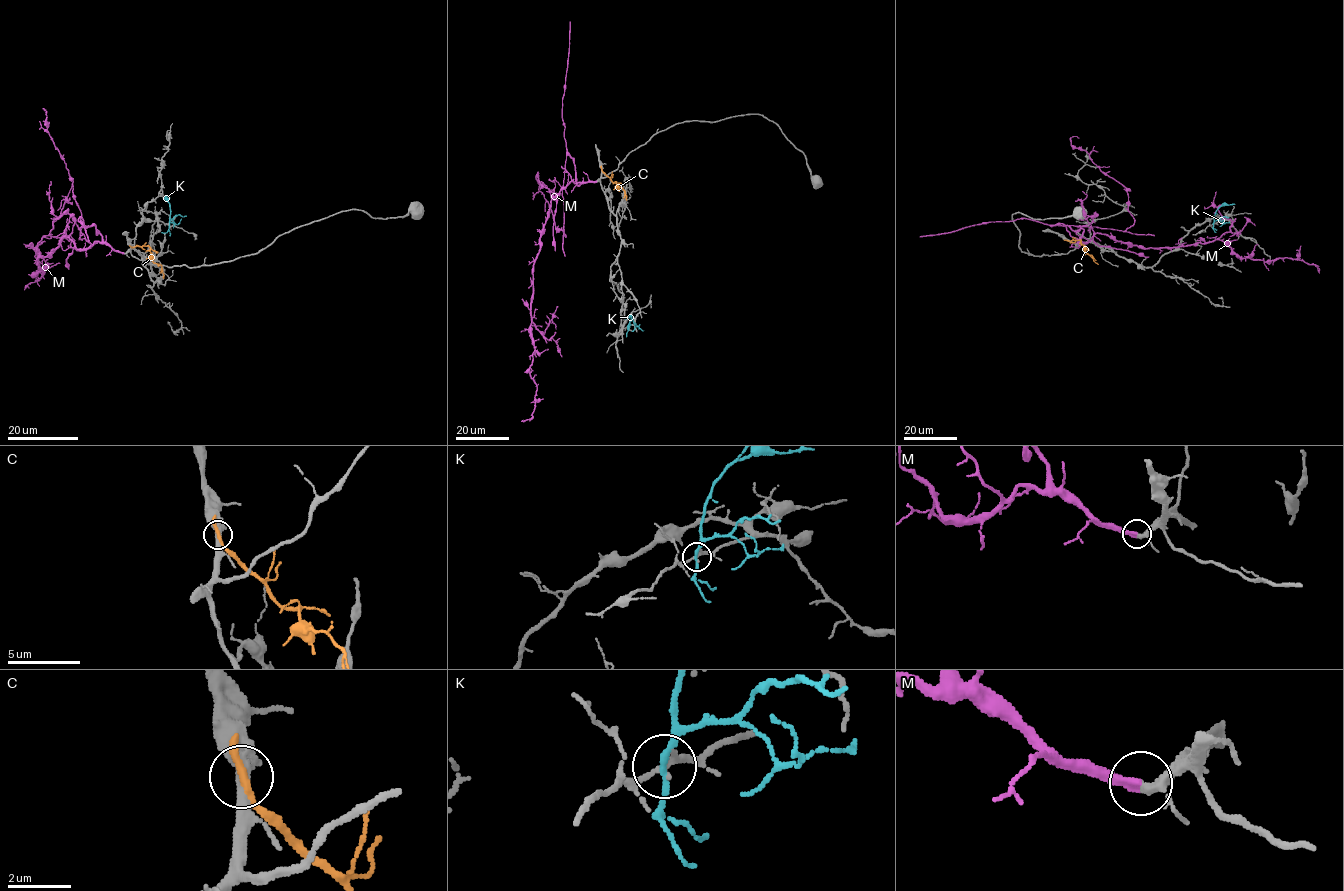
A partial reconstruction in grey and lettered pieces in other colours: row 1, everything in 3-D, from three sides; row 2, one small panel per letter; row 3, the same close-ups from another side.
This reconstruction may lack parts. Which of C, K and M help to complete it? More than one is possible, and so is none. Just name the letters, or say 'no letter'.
M

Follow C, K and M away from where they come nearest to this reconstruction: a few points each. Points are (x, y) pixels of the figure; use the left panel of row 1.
C: (130, 246), (148, 246), (150, 259), (162, 268), (164, 278)
K: (169, 224), (170, 204), (163, 198)
M: (124, 253), (95, 241), (78, 249), (64, 237), (49, 257), (37, 245), (35, 275), (44, 269), (24, 290)

